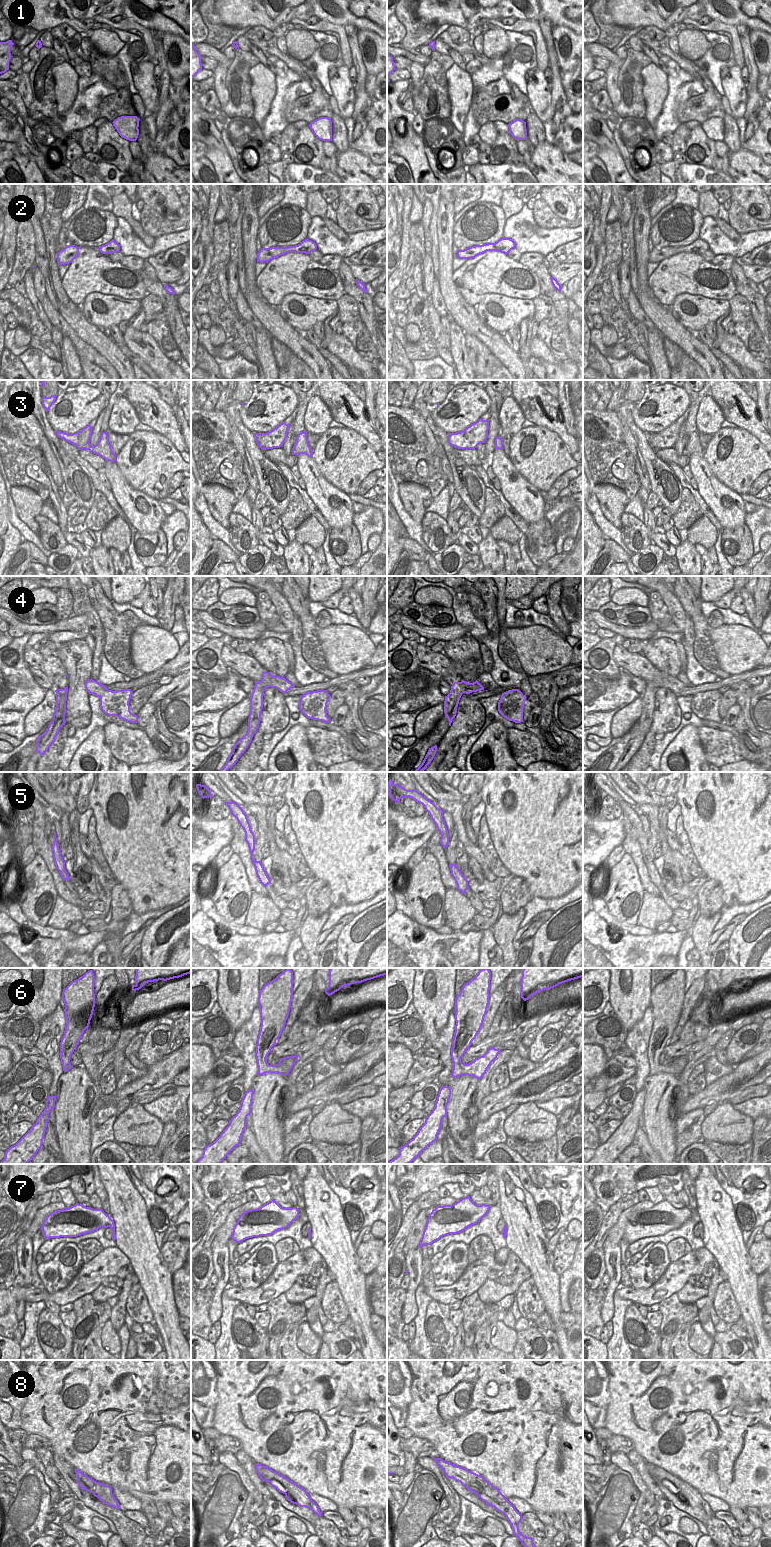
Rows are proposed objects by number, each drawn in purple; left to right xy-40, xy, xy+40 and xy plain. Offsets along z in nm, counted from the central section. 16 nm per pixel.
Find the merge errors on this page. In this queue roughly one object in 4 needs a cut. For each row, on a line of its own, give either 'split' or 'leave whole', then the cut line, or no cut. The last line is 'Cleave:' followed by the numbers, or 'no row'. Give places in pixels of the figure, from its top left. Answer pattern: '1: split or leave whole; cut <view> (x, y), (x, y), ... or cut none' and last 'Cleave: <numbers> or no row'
1: leave whole; cut none
2: leave whole; cut none
3: split; cut xy-40 (79, 431), (79, 442), (75, 445)
4: leave whole; cut none
5: leave whole; cut none
6: leave whole; cut none
7: leave whole; cut none
8: leave whole; cut none
Cleave: 3

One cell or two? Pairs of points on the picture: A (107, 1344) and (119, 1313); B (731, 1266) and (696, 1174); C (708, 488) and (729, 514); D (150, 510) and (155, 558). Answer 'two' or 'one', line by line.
A: two
B: one
C: one
D: two

